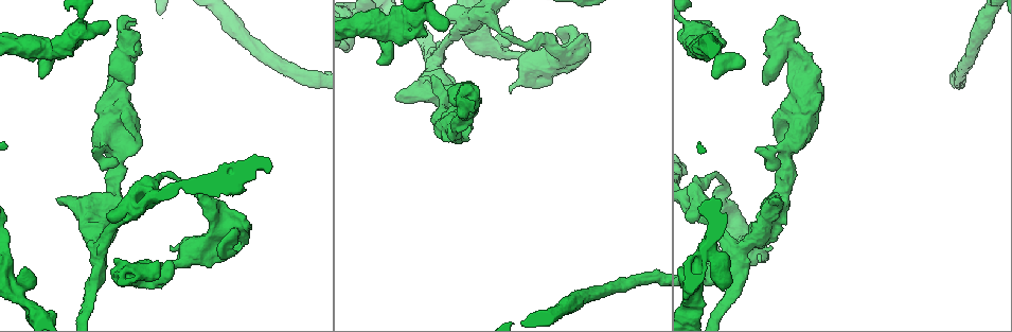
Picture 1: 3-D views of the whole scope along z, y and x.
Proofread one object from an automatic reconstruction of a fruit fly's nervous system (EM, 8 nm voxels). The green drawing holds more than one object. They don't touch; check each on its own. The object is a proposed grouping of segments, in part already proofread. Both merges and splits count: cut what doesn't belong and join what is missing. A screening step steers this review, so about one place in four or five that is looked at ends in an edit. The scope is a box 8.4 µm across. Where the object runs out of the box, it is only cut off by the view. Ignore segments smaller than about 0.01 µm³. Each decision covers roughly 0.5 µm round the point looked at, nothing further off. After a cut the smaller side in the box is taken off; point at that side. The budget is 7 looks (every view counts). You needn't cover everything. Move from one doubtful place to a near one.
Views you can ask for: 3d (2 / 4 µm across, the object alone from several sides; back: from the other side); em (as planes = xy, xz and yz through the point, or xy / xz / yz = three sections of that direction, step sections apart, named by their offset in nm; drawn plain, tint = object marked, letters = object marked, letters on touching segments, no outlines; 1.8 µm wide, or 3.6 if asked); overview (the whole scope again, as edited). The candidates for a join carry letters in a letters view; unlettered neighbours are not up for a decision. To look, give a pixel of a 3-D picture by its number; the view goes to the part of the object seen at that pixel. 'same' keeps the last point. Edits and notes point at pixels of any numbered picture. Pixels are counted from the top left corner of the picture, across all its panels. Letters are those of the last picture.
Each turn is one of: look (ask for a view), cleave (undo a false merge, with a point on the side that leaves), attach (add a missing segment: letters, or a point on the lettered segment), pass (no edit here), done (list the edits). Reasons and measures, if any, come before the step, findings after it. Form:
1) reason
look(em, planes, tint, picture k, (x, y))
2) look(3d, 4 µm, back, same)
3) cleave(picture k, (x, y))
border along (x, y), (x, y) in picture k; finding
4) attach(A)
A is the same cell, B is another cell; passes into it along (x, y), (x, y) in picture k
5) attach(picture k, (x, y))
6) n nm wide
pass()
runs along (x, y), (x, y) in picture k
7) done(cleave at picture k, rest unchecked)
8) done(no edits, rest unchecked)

look(em, xz, step 4, tint, picture 1, (163, 274))

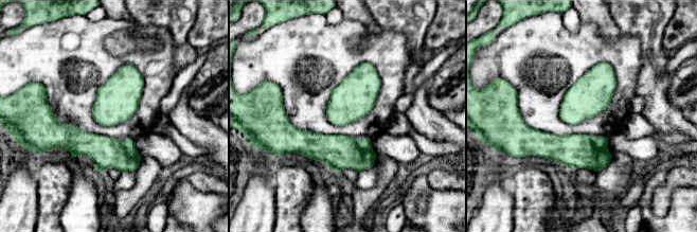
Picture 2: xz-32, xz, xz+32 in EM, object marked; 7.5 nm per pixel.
look(em, planes, letters, same)

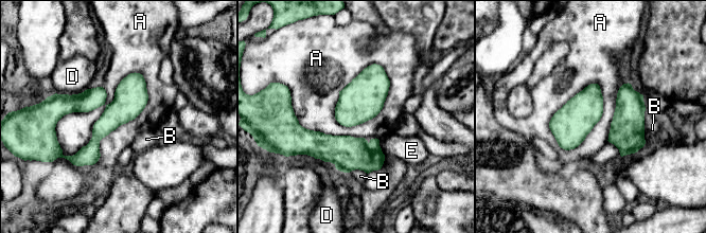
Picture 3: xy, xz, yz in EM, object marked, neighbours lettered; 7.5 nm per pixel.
240 nm wide
pass()
A, B, D and E are other cells; runs along (142, 82), (118, 106), (55, 113) in picture 3; continuous, no second neuron

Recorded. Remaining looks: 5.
look(3d, 2 µm, picture 1, (562, 56))

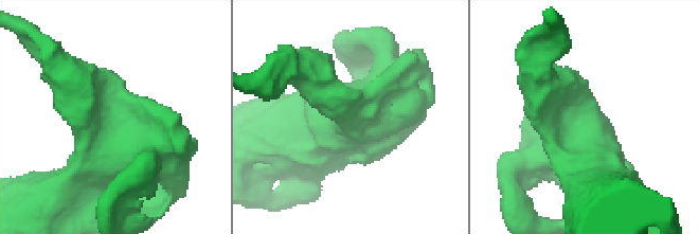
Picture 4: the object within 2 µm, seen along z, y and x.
shape alone is not enough
look(em, 3.6 µm, yz, step 16, tint, picture 4, (110, 127))

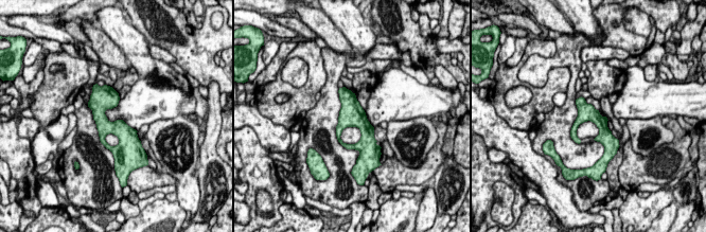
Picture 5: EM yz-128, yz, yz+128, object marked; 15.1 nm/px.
cut it another way
look(em, 3.6 µm, planes, letters, same)

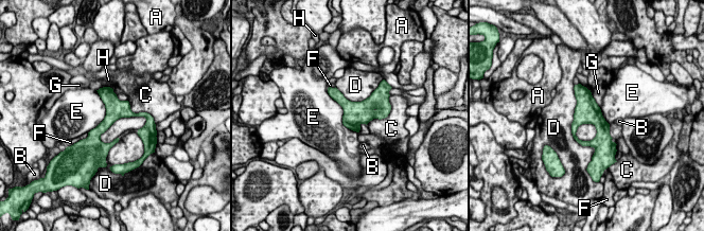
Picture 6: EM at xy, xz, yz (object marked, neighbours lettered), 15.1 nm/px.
D touches over 1050 nm
pass()
A, B, C, D, E, F, G and H are other cells; runs along (107, 89), (110, 118), (93, 138) in picture 6; continuous, no second neuron

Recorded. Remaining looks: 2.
three-way junction
look(em, xy, step 4, tint, picture 1, (705, 222))

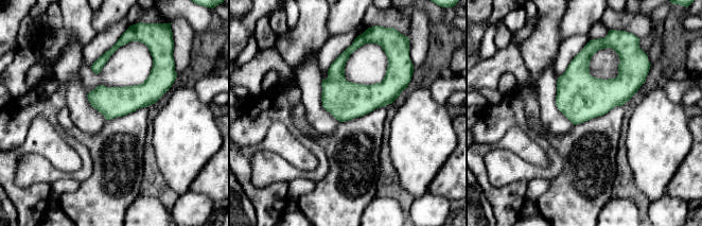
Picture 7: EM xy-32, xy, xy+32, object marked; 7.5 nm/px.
another direction
look(em, yz, step 16, letters, same)

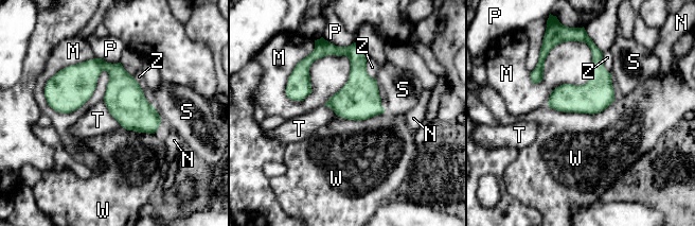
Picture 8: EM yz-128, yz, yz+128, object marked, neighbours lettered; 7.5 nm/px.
pass()
M, N, P, S, T, W and Z are other cells; runs along (51, 98), (107, 68), (158, 120) in picture 8; one neuron here

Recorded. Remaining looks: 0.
done(no edits, rest unchecked)

